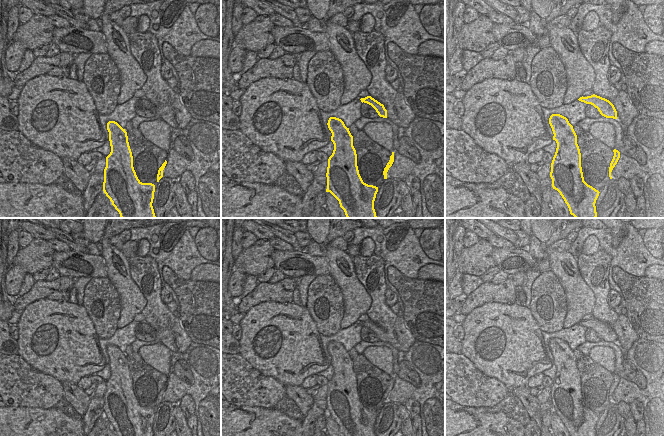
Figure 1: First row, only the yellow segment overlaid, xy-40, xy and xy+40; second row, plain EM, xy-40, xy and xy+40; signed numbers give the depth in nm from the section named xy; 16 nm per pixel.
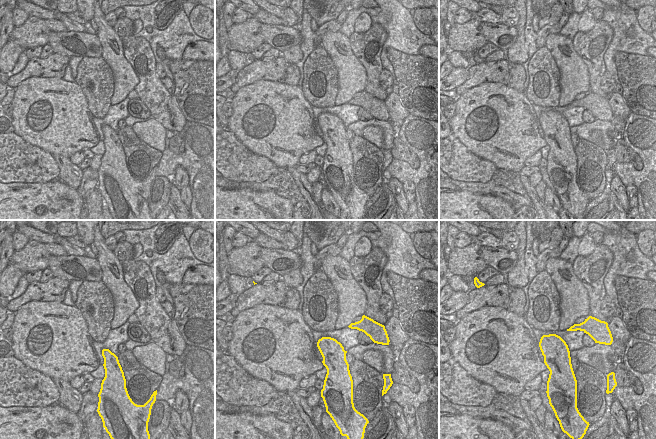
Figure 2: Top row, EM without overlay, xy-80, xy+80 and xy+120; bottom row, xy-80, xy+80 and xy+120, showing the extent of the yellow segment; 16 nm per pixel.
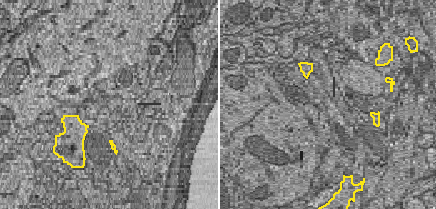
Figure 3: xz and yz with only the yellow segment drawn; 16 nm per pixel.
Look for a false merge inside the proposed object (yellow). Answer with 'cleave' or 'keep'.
keep

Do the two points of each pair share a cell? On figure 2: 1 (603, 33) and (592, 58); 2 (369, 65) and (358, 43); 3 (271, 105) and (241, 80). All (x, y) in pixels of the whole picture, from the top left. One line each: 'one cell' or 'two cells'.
1: one cell
2: one cell
3: two cells

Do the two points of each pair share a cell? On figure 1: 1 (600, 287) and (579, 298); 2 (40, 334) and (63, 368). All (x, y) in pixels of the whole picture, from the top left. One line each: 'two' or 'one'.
1: two
2: one

